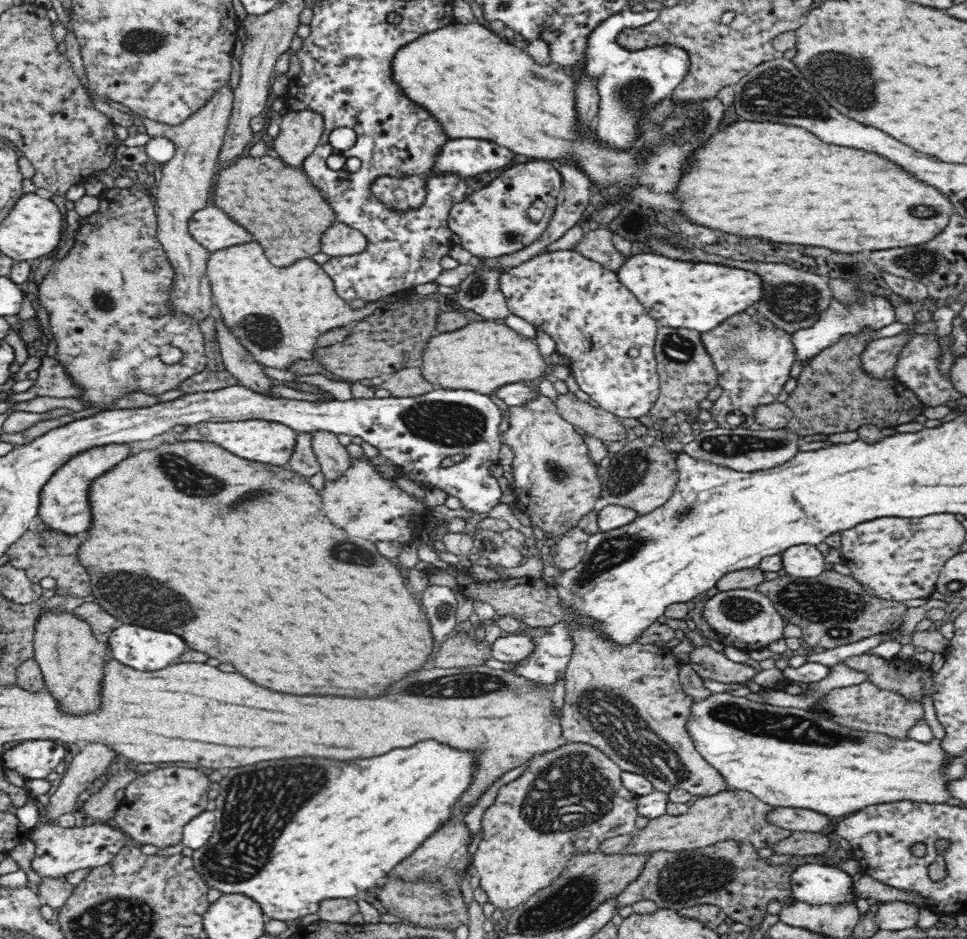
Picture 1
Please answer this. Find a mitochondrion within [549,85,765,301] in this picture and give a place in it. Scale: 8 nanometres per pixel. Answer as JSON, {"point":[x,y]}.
{"point":[680,127]}

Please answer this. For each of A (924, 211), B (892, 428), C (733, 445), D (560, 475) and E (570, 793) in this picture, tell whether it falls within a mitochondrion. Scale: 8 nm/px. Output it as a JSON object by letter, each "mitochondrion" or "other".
{"A":"mitochondrion","B":"other","C":"mitochondrion","D":"mitochondrion","E":"mitochondrion"}

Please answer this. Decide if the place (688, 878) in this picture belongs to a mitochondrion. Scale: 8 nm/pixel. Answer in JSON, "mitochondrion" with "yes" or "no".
{"mitochondrion":"yes"}

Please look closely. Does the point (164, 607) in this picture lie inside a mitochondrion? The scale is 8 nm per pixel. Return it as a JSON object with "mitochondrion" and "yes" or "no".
{"mitochondrion":"yes"}

